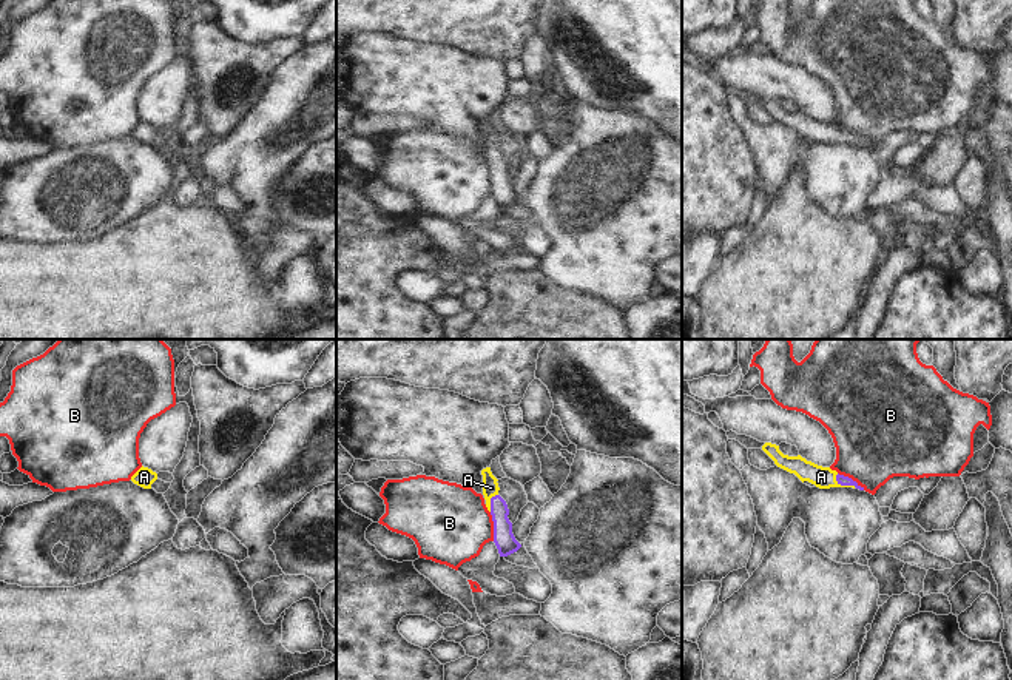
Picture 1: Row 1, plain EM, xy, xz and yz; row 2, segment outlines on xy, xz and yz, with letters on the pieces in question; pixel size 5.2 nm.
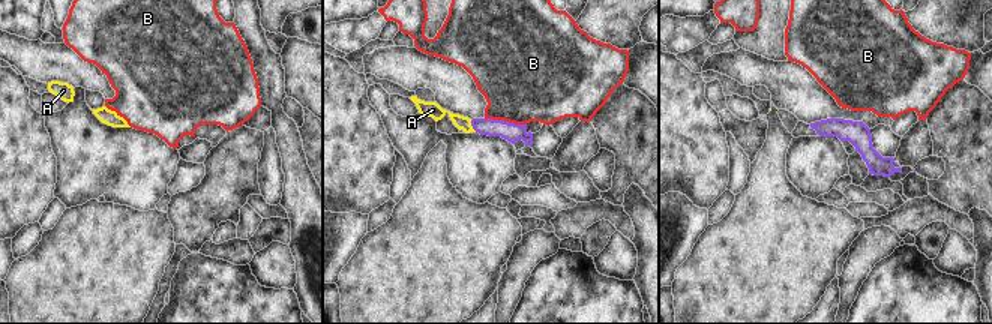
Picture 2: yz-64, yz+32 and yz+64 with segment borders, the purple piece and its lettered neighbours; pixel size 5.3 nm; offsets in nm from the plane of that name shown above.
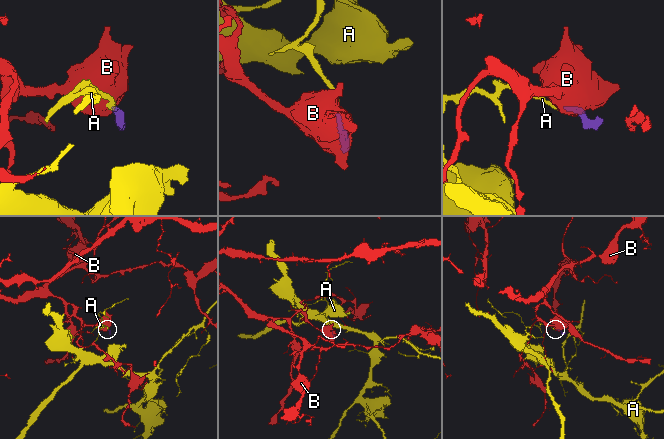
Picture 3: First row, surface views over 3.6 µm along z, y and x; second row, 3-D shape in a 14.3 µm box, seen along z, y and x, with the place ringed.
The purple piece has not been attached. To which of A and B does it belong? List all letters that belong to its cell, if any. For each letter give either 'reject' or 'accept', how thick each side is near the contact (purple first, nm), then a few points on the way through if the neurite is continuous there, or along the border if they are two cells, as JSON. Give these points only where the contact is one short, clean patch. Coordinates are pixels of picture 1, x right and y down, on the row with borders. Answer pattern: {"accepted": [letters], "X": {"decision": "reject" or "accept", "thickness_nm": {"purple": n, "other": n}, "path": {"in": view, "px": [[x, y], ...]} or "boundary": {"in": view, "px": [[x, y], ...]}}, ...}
{"accepted": ["A"], "A": {"decision": "accept", "thickness_nm": {"purple": 50, "other": 110}, "path": {"in": "yz", "px": [[841, 480], [844, 484], [821, 477]]}}, "B": {"decision": "reject", "thickness_nm": {"purple": 50, "other": 440}, "boundary": {"in": "yz", "px": [[838, 472], [850, 477], [864, 489]]}}}

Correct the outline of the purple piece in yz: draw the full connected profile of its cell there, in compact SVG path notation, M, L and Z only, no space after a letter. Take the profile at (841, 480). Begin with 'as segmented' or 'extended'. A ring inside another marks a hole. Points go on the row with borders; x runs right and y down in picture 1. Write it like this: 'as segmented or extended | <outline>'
extended | M765 443L762 450L774 461L774 464L790 473L794 473L802 483L808 481L819 489L830 487L856 487L864 490L856 481L848 476L839 475L830 467L818 466L811 461L807 461L801 455L788 456L779 450L779 446Z

